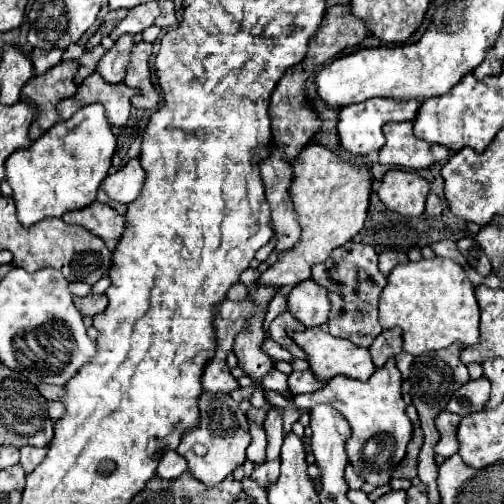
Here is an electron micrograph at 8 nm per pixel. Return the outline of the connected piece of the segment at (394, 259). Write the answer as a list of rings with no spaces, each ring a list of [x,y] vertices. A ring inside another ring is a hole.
[[[382,251],[380,253],[380,271],[388,277],[390,271],[400,263],[398,259],[398,251]]]

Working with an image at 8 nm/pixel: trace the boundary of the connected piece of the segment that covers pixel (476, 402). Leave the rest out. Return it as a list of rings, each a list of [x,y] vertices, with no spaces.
[[[476,379],[476,381],[468,381],[466,385],[462,385],[462,389],[458,389],[458,393],[452,397],[452,401],[448,403],[446,411],[450,413],[458,413],[460,417],[482,411],[488,403],[490,397],[490,385],[488,379]]]

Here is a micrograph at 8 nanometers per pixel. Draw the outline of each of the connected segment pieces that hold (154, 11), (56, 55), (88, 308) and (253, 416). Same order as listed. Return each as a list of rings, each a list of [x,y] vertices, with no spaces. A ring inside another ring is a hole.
[[[144,3],[128,11],[128,15],[112,29],[110,37],[116,41],[124,33],[142,33],[146,27],[154,25],[154,19],[160,15],[158,3]]]
[[[34,49],[32,55],[30,55],[36,75],[42,75],[42,73],[46,73],[48,69],[52,69],[54,65],[58,65],[58,63],[62,61],[60,57],[62,57],[62,51],[60,51],[60,49],[52,49],[52,51],[46,51],[46,49]]]
[[[86,295],[86,297],[72,297],[74,307],[80,311],[80,315],[94,317],[106,309],[106,297],[104,295]]]
[[[266,403],[264,407],[250,407],[250,409],[246,411],[246,417],[248,417],[248,421],[252,421],[252,423],[256,423],[256,425],[264,427],[266,413],[268,413],[272,407],[274,407],[274,405],[270,405],[270,403]]]

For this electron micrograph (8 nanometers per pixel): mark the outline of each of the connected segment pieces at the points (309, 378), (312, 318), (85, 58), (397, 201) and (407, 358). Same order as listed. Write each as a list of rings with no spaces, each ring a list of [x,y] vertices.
[[[306,369],[306,371],[292,371],[288,377],[288,387],[292,393],[312,393],[322,389],[322,383],[316,379],[312,369]]]
[[[312,279],[304,281],[288,293],[288,311],[306,327],[324,325],[330,313],[328,291]]]
[[[96,45],[96,47],[92,47],[92,49],[84,49],[82,57],[78,59],[78,65],[80,65],[80,69],[78,69],[78,73],[76,73],[76,83],[78,83],[78,85],[80,85],[88,75],[92,75],[92,73],[96,71],[96,65],[98,65],[98,61],[102,59],[104,53],[106,53],[106,49],[104,49],[102,45]]]
[[[392,169],[382,177],[378,197],[386,209],[406,217],[418,217],[424,213],[428,191],[430,187],[420,175],[412,171]]]
[[[401,352],[395,357],[396,366],[402,373],[402,379],[407,380],[409,378],[410,368],[414,362],[414,357],[406,352]]]

